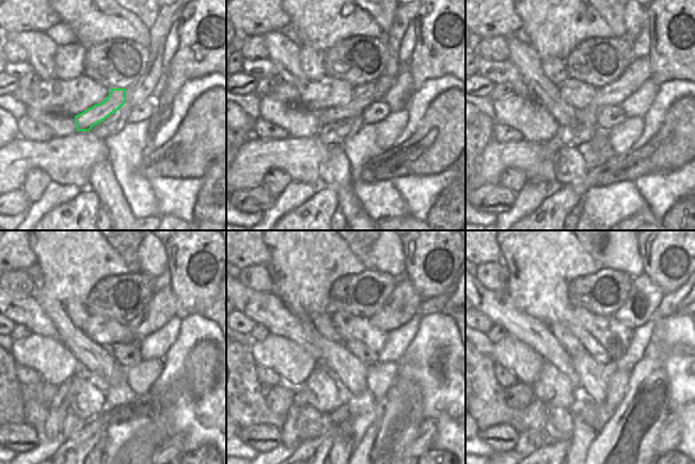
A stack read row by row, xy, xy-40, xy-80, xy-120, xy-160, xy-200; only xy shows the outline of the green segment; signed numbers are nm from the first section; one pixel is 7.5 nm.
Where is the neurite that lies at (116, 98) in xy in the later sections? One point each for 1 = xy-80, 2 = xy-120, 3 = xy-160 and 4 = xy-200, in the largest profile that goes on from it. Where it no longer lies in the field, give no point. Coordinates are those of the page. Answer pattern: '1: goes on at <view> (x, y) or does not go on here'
1: goes on at xy-80 (638, 70)
2: goes on at xy-120 (162, 305)
3: goes on at xy-160 (403, 304)
4: goes on at xy-200 (645, 297)

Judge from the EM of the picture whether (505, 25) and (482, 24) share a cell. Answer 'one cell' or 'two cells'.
one cell

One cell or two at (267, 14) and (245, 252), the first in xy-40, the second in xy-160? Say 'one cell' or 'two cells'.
one cell

